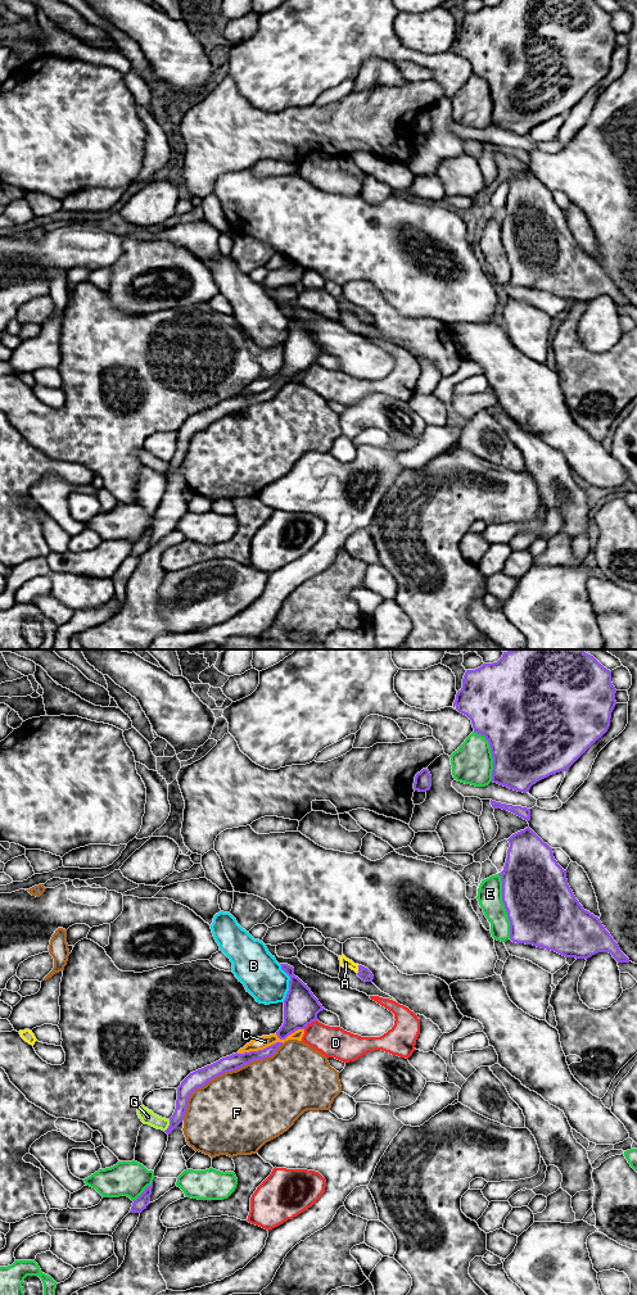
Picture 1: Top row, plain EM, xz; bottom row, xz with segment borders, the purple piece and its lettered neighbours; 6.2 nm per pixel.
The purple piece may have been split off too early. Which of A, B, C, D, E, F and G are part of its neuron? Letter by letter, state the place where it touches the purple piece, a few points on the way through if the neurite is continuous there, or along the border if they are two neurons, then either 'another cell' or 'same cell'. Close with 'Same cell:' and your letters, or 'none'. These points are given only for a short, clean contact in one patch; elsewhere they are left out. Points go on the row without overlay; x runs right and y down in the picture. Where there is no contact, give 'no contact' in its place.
A: xz (358, 312) | across xz (364, 316), (358, 312), (346, 306) | same cell
B: xz (289, 326) | along xz (279, 307), (289, 320), (289, 333), (284, 344) | another cell
C: xz (271, 388) | another cell
D: xz (310, 366) | along xz (316, 362), (303, 371) | another cell
E: xz (504, 247) | another cell
F: xz (224, 415) | another cell
G: xz (168, 469) | another cell
Same cell: A

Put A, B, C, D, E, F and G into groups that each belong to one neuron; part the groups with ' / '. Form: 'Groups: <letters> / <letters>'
Groups: A / B / C / D / E / F / G

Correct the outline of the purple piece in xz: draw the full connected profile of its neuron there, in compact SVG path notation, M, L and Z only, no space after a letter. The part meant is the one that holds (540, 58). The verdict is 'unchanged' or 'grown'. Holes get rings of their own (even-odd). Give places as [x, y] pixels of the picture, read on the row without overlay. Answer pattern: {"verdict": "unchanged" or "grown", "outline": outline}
{"verdict": "unchanged", "outline": "M501 0L497 5L483 6L475 13L466 13L462 31L457 35L453 49L466 58L473 67L474 74L483 78L491 90L493 100L492 124L510 132L527 136L537 124L566 114L610 69L611 55L616 47L616 32L611 26L611 14L604 10L595 0Z"}

